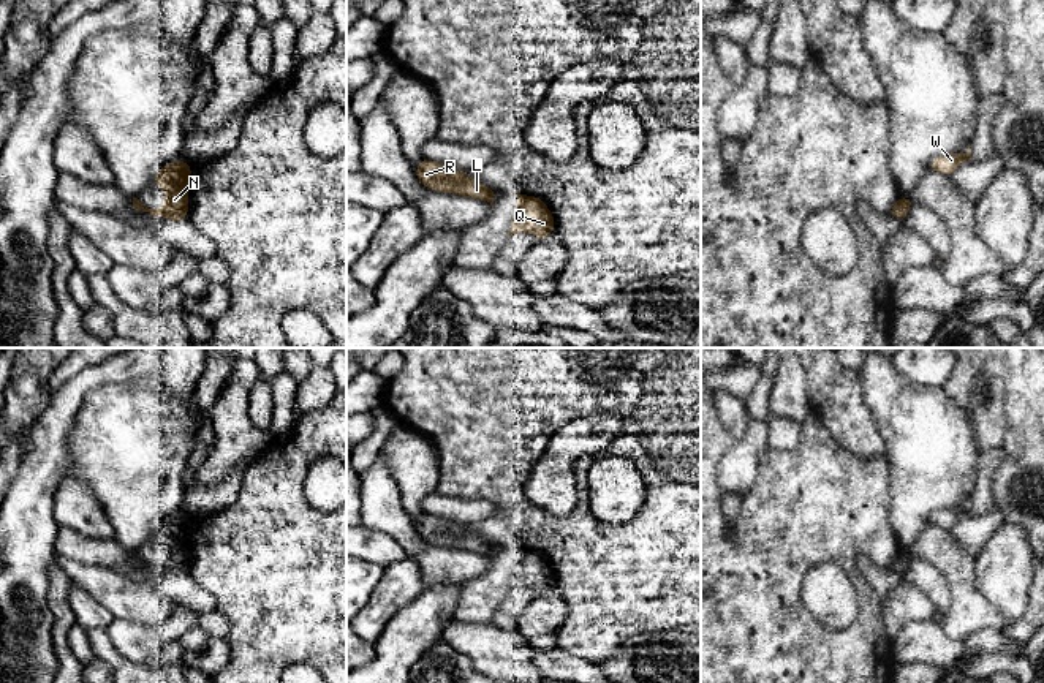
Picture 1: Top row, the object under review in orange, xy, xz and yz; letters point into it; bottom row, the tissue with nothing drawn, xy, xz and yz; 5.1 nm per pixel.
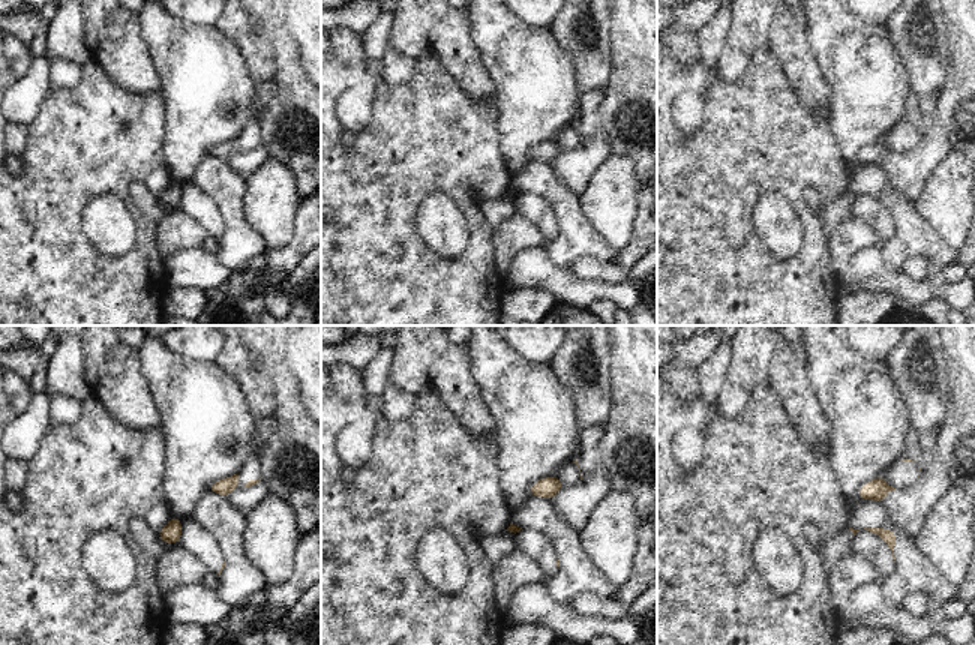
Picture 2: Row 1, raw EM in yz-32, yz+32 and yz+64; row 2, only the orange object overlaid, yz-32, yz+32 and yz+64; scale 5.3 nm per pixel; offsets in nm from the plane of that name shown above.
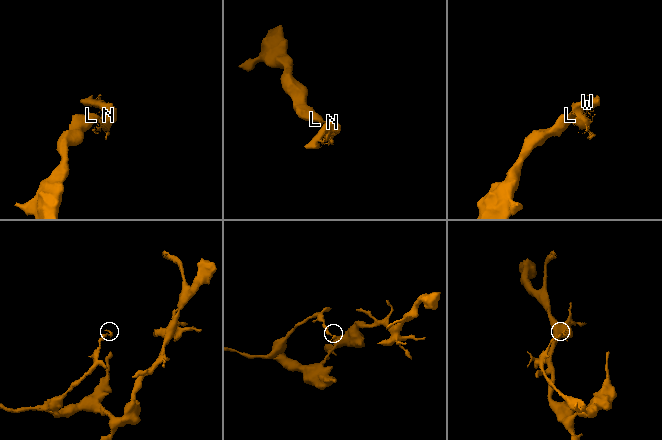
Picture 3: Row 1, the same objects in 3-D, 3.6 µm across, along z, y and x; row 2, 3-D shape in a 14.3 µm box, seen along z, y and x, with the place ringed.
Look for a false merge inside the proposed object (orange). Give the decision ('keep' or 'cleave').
cleave

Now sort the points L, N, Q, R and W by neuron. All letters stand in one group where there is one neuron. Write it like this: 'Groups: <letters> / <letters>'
Groups: L R / N Q W

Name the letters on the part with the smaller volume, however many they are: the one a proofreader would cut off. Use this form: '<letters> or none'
N, Q, W

